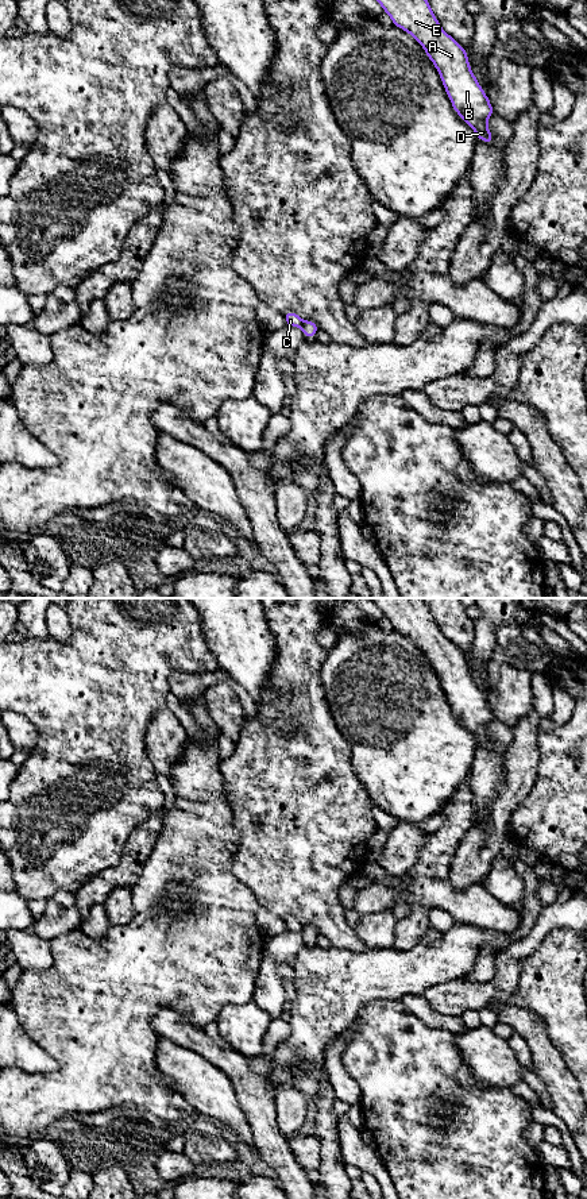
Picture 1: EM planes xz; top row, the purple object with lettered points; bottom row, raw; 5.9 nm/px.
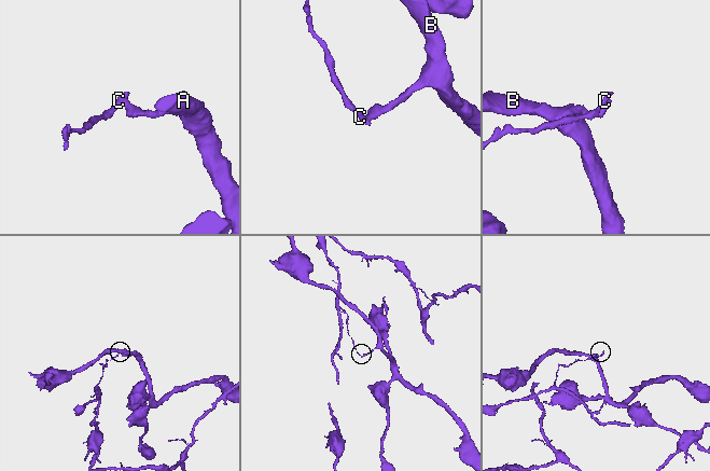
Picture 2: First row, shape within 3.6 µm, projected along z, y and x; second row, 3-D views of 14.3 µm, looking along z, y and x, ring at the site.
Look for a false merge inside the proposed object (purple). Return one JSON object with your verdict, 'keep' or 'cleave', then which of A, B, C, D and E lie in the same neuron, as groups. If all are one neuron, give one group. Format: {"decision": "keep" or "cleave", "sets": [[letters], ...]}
{"decision": "cleave", "sets": [["A", "B", "D", "E"], ["C"]]}

